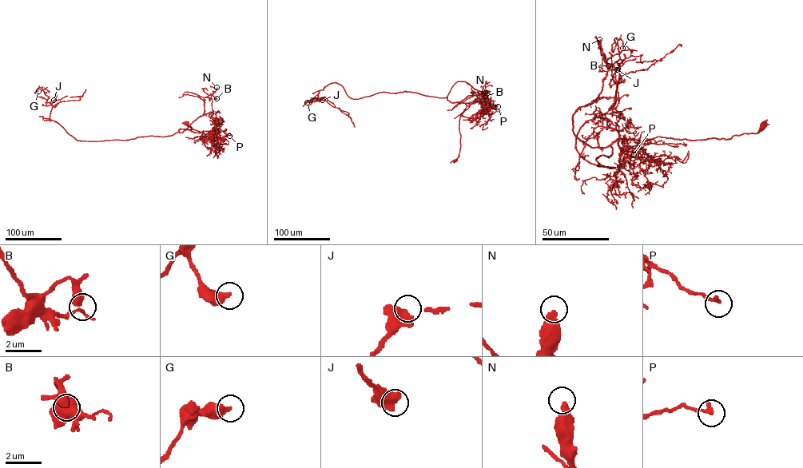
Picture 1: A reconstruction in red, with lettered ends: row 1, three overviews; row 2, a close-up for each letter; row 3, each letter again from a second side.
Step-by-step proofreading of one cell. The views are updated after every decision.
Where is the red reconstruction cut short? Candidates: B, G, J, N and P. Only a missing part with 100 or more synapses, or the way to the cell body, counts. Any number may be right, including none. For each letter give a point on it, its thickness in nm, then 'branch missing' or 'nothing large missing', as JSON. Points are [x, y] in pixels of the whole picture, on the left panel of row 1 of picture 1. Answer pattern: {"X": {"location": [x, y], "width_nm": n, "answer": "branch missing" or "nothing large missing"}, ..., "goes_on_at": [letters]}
{"B": {"location": [216, 98], "width_nm": 440, "answer": "nothing large missing"}, "G": {"location": [38, 91], "width_nm": 480, "answer": "nothing large missing"}, "J": {"location": [53, 100], "width_nm": 480, "answer": "nothing large missing"}, "N": {"location": [216, 87], "width_nm": 480, "answer": "branch missing"}, "P": {"location": [229, 136], "width_nm": 240, "answer": "nothing large missing"}, "goes_on_at": ["N"]}

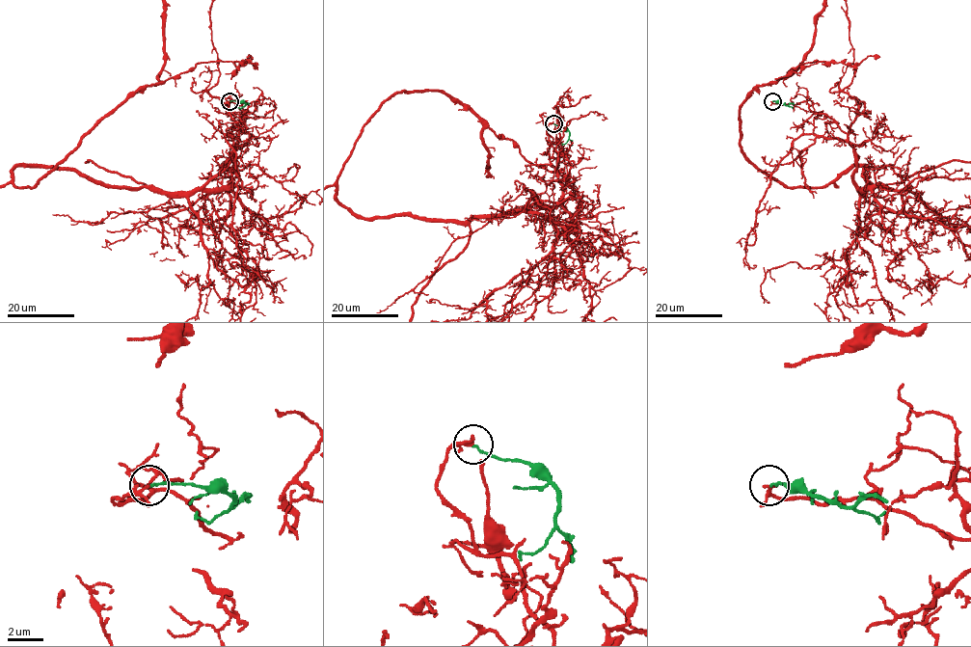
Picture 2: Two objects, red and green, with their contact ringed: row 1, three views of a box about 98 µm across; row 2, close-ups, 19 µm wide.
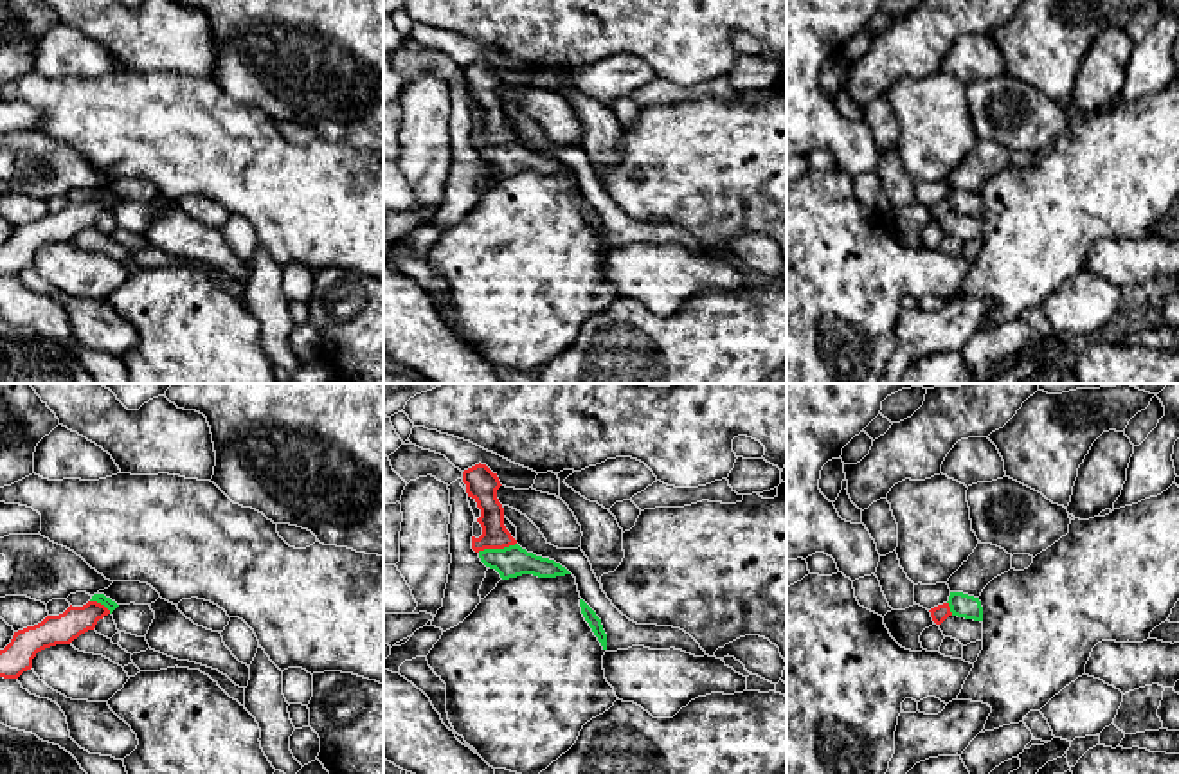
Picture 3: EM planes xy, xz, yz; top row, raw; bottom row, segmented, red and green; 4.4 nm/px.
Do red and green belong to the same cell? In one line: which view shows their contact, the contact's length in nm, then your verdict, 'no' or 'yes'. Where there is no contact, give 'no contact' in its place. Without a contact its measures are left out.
xz | 180 nm | no

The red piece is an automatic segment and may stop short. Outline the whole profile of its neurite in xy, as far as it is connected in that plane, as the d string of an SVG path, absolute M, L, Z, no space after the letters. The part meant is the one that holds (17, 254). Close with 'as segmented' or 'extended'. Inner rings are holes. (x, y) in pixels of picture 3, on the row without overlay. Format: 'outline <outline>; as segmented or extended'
outline M88 198L83 203L70 202L59 212L47 212L41 220L14 229L11 239L0 247L0 274L18 275L32 265L38 248L56 241L70 241L81 230L94 227L97 218L108 211L104 202Z; as segmented

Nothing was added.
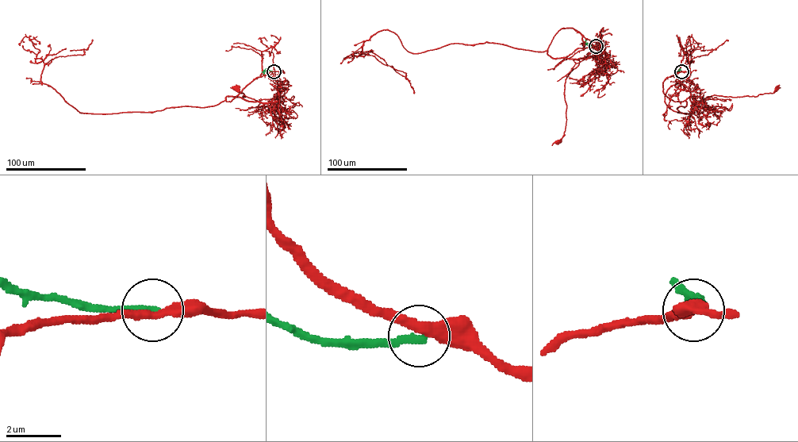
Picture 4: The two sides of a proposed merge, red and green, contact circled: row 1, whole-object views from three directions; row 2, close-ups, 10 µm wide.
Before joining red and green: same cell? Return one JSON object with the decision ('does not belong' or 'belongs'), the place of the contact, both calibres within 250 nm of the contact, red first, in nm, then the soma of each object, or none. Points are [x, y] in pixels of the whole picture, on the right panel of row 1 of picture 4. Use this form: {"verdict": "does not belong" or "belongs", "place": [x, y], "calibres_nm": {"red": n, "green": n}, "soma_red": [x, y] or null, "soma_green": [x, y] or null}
{"verdict": "does not belong", "place": [681, 71], "calibres_nm": {"red": 320, "green": 240}, "soma_red": [776, 88], "soma_green": null}

